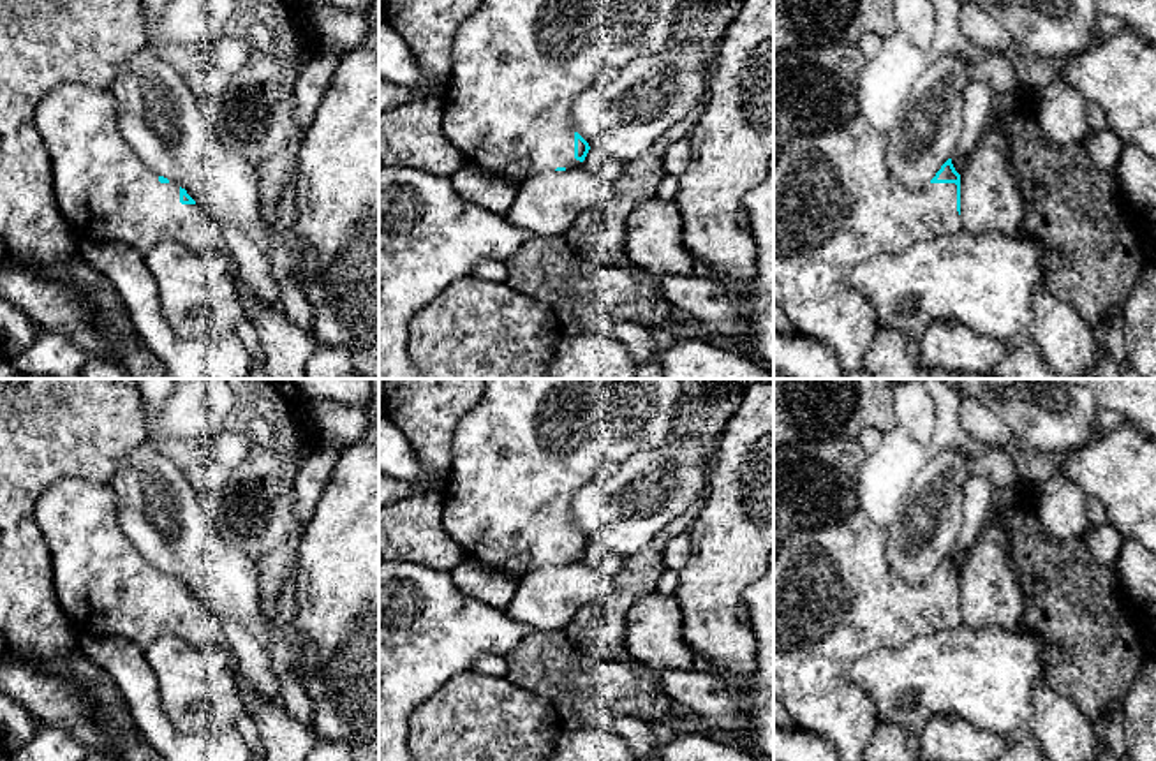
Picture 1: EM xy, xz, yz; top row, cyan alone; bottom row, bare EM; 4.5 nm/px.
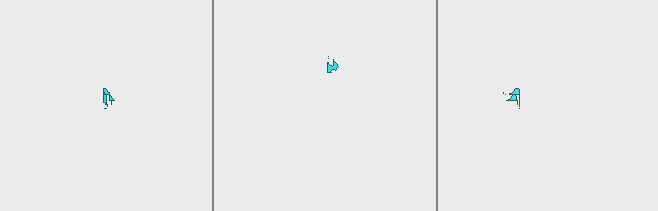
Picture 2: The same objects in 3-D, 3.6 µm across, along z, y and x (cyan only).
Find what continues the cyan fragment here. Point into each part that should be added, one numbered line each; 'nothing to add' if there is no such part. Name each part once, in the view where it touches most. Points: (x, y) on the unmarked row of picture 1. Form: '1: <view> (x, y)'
1: yz (836, 599)

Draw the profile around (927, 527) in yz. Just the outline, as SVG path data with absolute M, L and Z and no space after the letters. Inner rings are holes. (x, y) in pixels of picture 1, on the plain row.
M955 446L937 449L915 476L888 530L888 564L908 583L922 583L952 553L964 525L969 462Z

